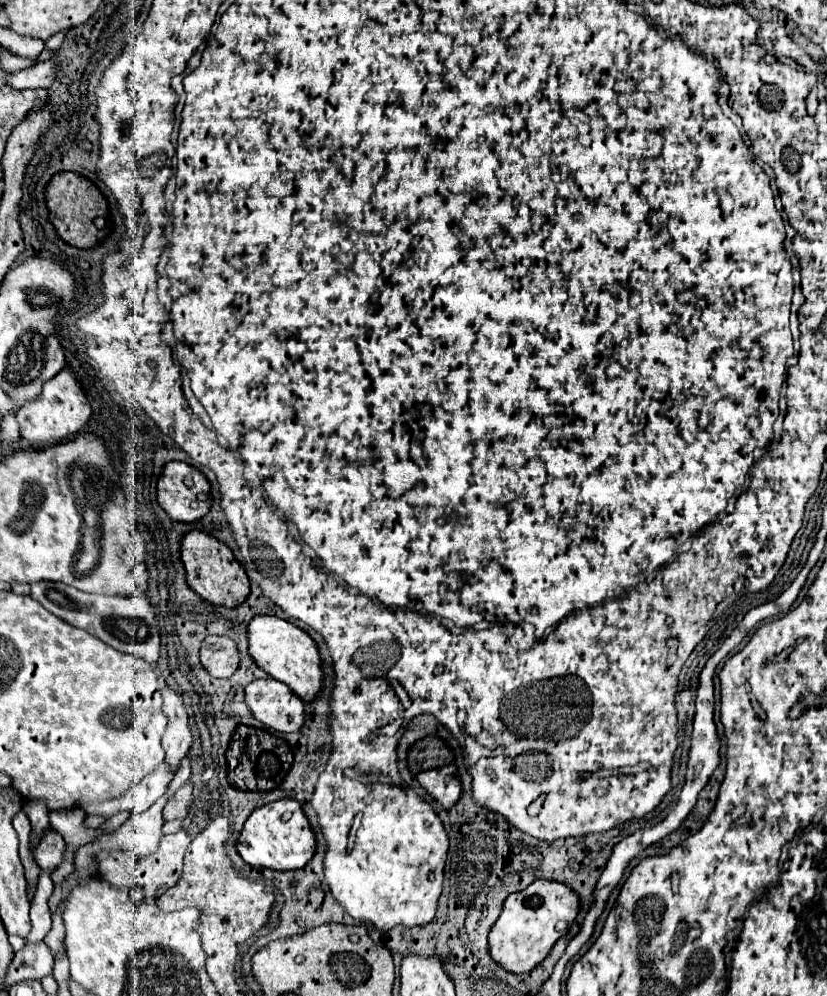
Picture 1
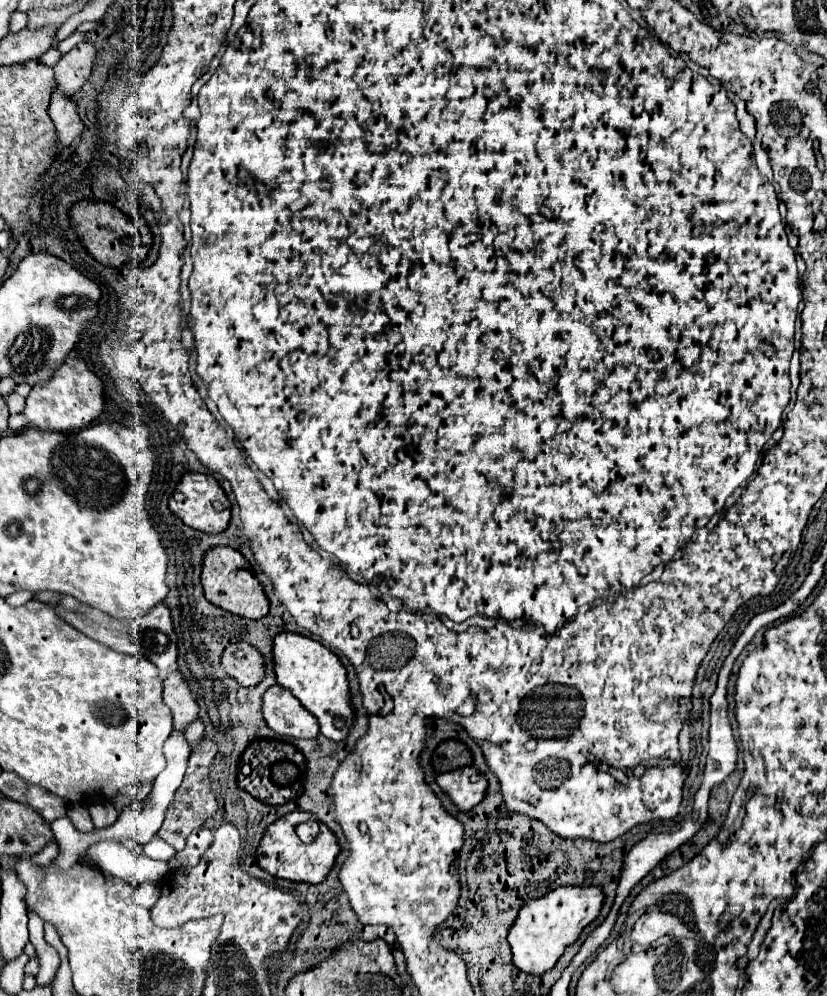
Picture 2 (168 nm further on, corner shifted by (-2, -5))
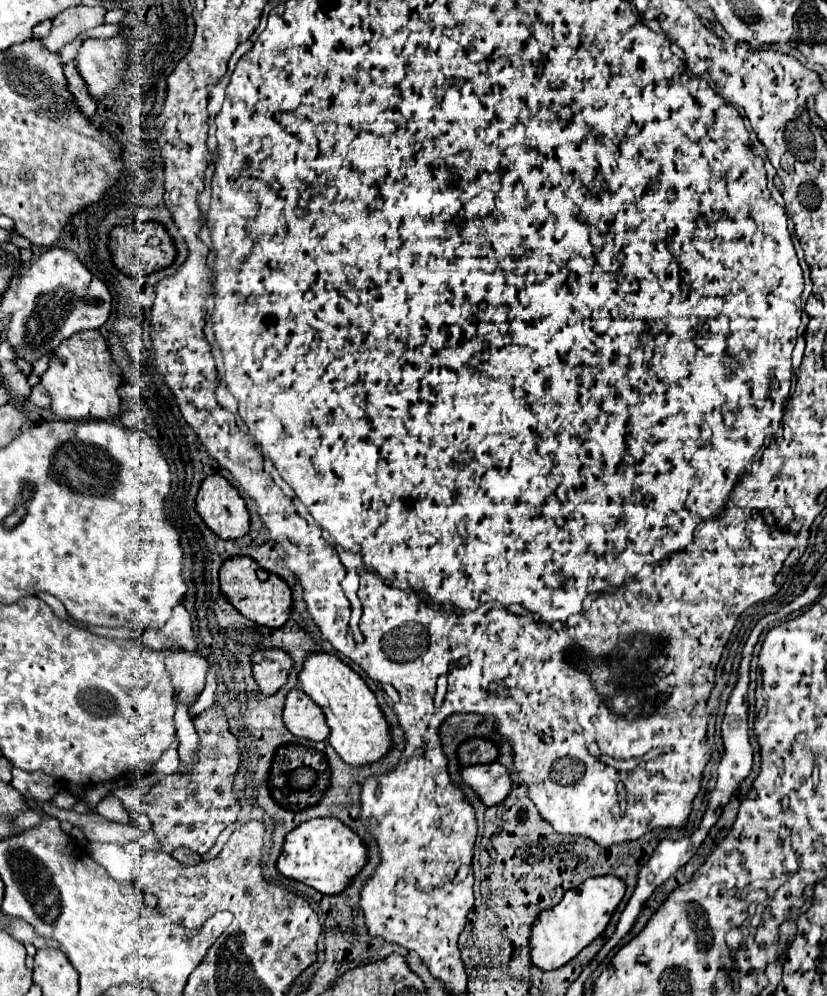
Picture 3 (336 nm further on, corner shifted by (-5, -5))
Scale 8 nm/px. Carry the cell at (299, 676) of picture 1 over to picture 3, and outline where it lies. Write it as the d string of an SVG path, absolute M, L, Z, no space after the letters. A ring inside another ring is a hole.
M310 654L298 678L302 690L322 708L330 726L328 742L350 766L366 766L384 758L392 750L390 724L380 710L374 692L340 658L332 654Z

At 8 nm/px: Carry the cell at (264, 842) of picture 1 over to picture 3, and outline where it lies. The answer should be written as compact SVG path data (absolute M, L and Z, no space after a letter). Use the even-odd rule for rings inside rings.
M314 818L300 824L286 836L276 866L286 878L304 882L322 894L334 896L340 894L344 888L348 888L348 884L360 874L366 862L368 862L366 844L354 830L350 830L336 818Z

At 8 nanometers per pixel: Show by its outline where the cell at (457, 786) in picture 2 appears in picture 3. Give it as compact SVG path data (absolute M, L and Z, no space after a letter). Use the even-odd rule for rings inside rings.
M500 762L466 766L462 770L462 778L478 792L486 806L496 806L504 802L508 798L508 792L512 792L510 772Z

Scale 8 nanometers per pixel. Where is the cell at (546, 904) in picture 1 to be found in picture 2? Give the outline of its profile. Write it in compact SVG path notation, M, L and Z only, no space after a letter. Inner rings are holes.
M559 886L539 898L533 898L531 904L525 902L507 934L507 942L513 952L513 964L521 972L535 976L551 970L563 950L573 944L583 928L599 916L601 904L603 892L597 886Z

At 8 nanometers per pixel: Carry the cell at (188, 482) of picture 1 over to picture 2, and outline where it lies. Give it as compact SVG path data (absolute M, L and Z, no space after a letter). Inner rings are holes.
M185 472L181 480L177 482L171 498L169 498L169 510L181 518L187 526L207 532L207 534L219 534L227 528L229 516L231 516L231 504L219 486L219 482L213 476L199 474L199 472Z

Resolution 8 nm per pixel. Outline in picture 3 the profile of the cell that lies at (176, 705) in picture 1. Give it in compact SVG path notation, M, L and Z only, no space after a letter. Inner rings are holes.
M174 652L166 656L166 670L172 676L172 686L178 688L178 700L186 706L192 704L204 688L208 670L206 658L196 652Z

